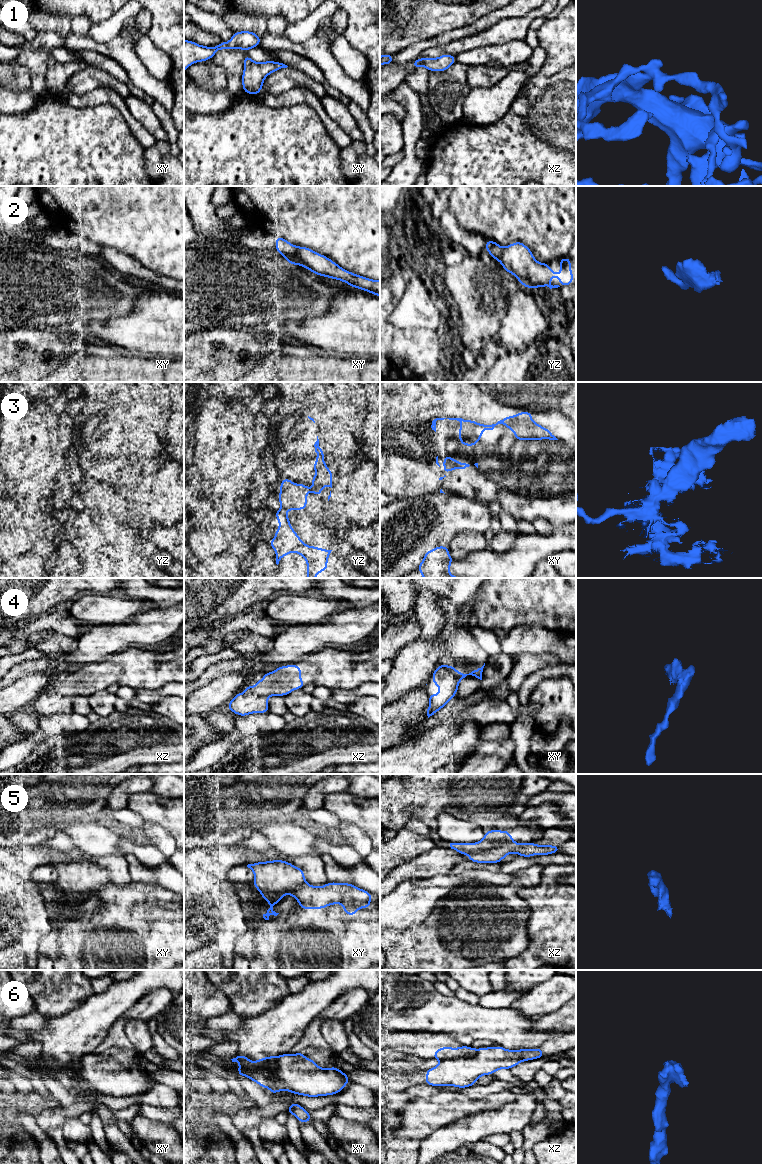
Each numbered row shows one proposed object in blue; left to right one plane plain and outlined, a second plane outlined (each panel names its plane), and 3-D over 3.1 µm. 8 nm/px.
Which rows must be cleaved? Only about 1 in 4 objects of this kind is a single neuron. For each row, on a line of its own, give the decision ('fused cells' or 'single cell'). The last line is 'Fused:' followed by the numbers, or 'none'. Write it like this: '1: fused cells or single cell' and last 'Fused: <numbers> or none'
1: single cell
2: fused cells
3: fused cells
4: single cell
5: fused cells
6: fused cells
Fused: 2, 3, 5, 6

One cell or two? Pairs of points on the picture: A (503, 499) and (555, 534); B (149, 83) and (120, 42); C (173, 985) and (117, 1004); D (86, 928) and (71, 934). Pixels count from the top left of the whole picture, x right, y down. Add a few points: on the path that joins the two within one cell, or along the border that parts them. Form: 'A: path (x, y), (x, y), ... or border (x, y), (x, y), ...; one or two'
A: border (553, 525), (565, 527); two
B: path (139, 73), (123, 52); one
C: path (159, 981), (144, 981), (131, 991); one
D: path (82, 932), (75, 934); one

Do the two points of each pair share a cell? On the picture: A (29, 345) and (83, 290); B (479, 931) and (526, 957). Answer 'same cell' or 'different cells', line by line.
A: different cells
B: different cells

